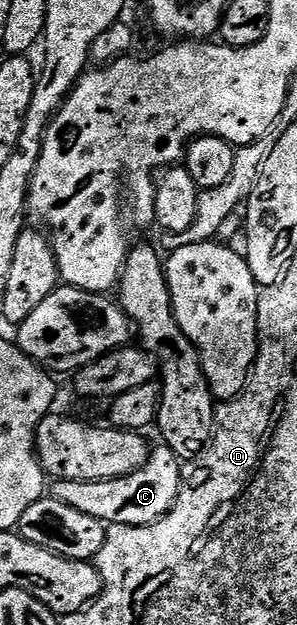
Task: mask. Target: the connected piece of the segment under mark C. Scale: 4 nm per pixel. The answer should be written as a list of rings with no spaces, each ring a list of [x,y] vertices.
[[[158,444],[151,449],[148,464],[136,472],[132,472],[123,478],[108,480],[107,482],[59,482],[55,481],[52,486],[53,497],[78,512],[87,513],[88,516],[96,517],[105,524],[116,526],[147,526],[158,522],[174,507],[178,500],[178,490],[182,487],[182,466],[177,455],[165,444]]]

